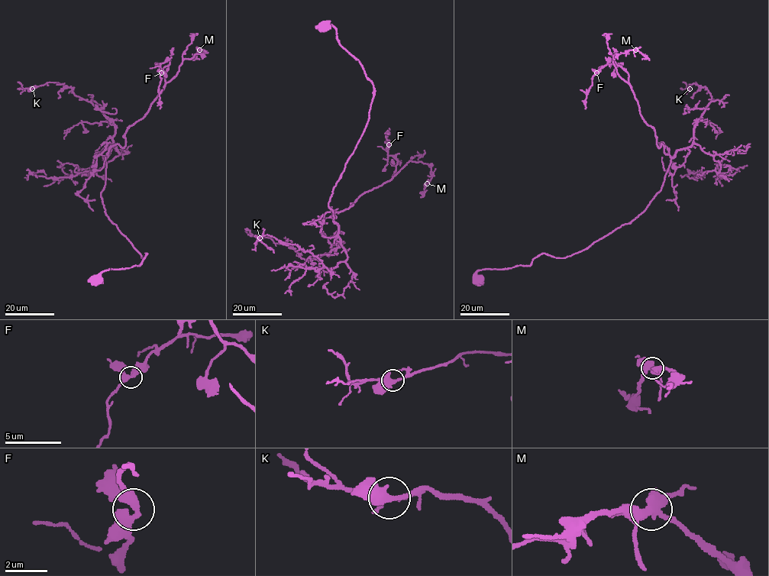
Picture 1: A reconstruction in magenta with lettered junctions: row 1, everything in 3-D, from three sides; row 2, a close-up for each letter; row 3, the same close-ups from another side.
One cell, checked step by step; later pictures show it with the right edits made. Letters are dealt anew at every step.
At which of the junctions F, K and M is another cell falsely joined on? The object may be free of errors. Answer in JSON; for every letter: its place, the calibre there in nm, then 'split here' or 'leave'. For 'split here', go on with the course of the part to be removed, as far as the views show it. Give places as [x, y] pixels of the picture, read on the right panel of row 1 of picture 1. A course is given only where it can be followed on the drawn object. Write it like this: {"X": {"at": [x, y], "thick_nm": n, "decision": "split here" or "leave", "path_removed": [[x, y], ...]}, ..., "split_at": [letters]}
{"F": {"at": [596, 72], "thick_nm": 400, "decision": "leave"}, "K": {"at": [689, 88], "thick_nm": 400, "decision": "leave"}, "M": {"at": [635, 50], "thick_nm": 400, "decision": "leave"}, "split_at": []}

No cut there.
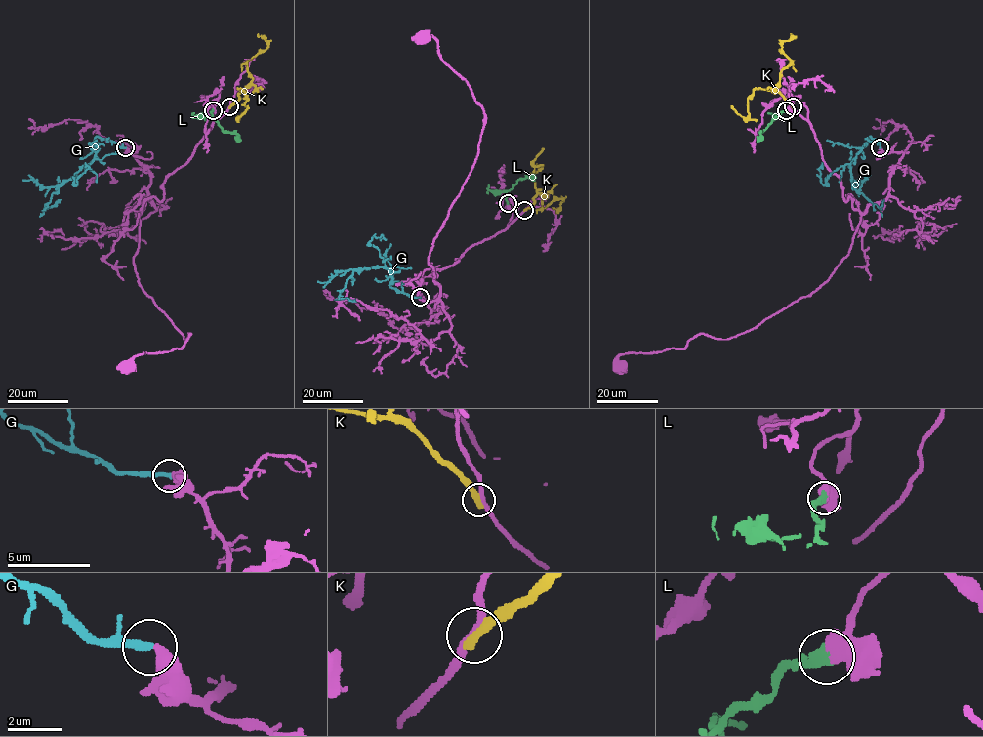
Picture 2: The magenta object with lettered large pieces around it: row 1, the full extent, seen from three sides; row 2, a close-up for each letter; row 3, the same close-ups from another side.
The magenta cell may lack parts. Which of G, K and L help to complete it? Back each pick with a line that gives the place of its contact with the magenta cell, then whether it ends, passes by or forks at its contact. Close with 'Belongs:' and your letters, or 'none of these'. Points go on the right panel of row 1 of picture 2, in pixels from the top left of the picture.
G: Touches magenta at (880, 147). It ends there
L: Touches magenta at (786, 110). It ends there
Belongs: G, L

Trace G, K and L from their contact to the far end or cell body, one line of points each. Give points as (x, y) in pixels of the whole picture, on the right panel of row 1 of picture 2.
G: (880, 147), (870, 137), (851, 162), (850, 173), (852, 184), (858, 192), (880, 209), (883, 199)
K: (793, 106), (776, 90), (781, 70), (790, 63), (782, 52), (782, 42), (788, 40), (790, 33)
L: (787, 110), (759, 134), (757, 142)

